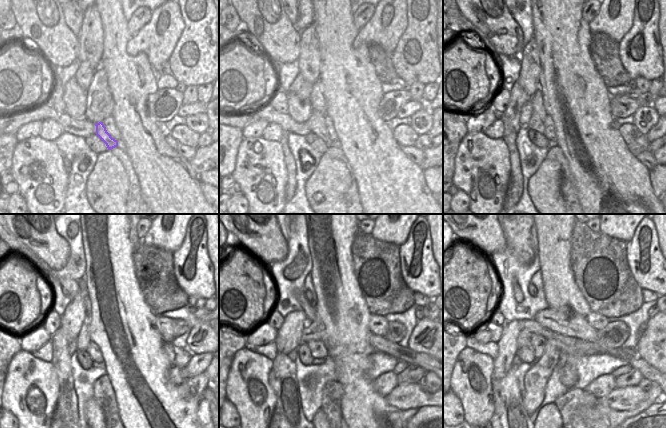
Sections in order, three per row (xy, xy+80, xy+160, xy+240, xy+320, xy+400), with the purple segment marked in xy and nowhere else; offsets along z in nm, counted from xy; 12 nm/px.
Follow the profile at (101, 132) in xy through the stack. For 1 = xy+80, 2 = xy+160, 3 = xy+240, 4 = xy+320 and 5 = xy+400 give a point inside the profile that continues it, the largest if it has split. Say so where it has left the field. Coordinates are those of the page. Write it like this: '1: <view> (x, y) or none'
1: xy+80 (316, 122)
2: xy+160 (536, 123)
3: xy+240 (83, 340)
4: xy+320 (308, 294)
5: xy+400 (532, 290)

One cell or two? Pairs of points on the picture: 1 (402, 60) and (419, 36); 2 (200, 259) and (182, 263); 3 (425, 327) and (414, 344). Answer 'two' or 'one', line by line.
1: one
2: one
3: one

